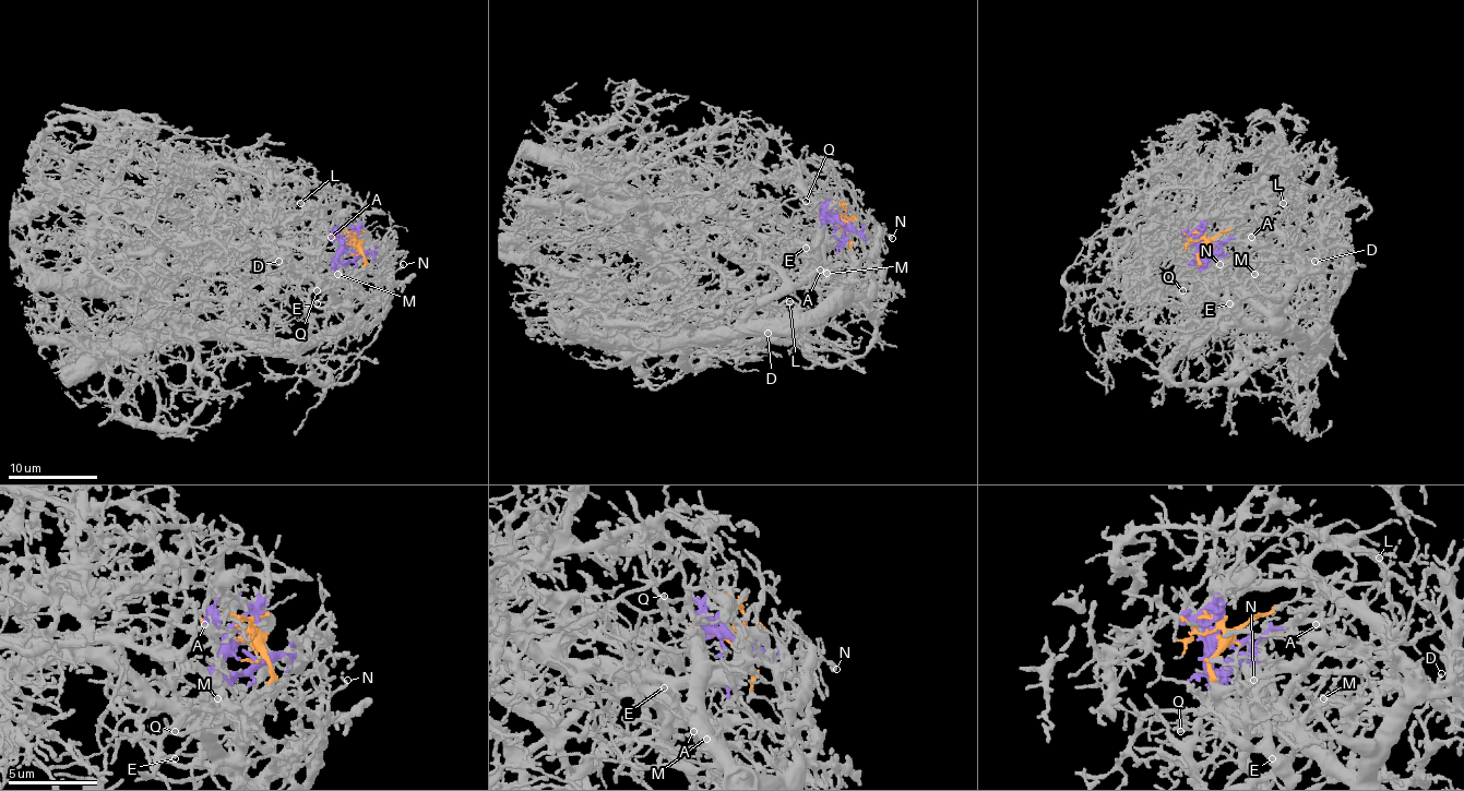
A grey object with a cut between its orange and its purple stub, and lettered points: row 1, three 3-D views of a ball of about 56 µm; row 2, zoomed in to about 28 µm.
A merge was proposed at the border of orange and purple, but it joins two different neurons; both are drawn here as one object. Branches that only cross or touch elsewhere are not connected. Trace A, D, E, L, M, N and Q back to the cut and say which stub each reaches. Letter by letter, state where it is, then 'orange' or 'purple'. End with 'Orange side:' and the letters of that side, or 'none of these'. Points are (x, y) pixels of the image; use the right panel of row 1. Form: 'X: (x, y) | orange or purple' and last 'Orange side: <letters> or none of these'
A: (1251, 237) | purple
D: (1314, 261) | purple
E: (1229, 303) | purple
L: (1283, 203) | purple
M: (1254, 274) | purple
N: (1220, 264) | orange
Q: (1182, 290) | purple
Orange side: N

